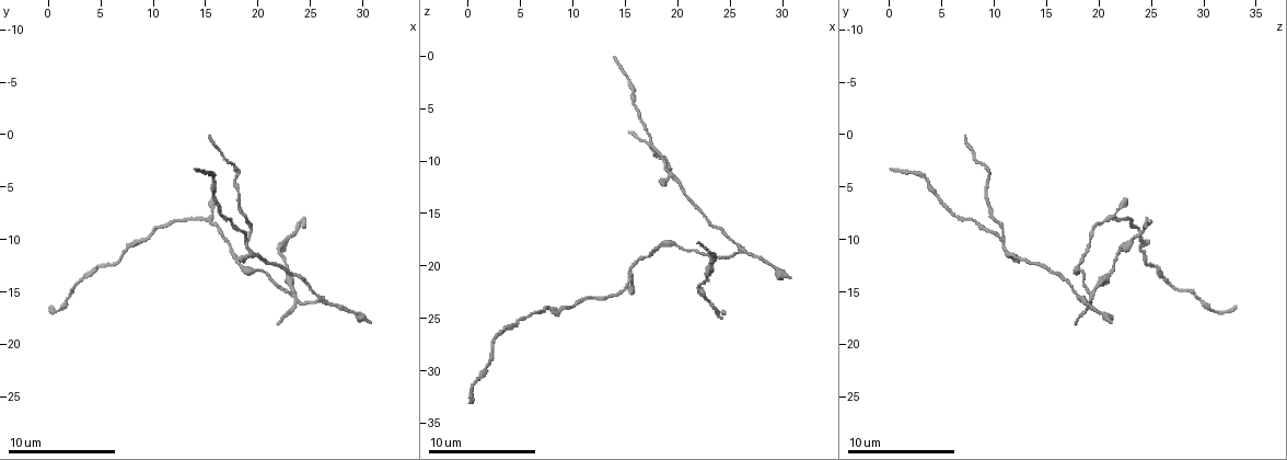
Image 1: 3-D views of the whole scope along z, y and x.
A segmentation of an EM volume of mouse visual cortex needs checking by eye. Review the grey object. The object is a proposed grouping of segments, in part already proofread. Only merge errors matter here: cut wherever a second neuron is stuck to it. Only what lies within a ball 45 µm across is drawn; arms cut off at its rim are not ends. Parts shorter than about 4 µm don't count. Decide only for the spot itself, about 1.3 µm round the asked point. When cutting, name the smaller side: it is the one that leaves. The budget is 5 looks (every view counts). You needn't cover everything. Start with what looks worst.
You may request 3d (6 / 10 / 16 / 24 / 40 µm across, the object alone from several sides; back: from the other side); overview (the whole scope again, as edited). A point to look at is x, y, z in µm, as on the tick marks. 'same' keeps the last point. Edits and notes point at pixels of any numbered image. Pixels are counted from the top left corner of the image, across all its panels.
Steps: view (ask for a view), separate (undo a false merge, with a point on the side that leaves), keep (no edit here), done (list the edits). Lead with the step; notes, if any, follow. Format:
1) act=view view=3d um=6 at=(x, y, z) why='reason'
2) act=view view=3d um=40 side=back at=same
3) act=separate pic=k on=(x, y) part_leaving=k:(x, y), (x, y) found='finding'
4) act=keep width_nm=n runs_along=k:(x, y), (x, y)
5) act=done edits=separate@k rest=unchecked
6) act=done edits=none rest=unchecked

act=view view=3d um=6 at=(23.4, 15.0, 19.6) why='arms part here'

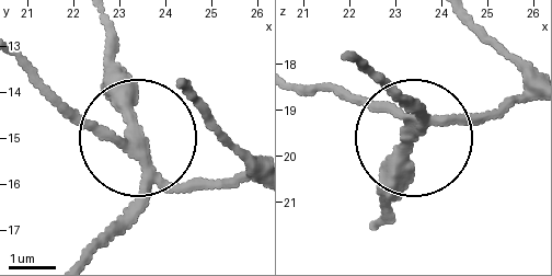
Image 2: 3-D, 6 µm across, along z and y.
act=separate pic=2 on=(118, 104) part_leaving=2:(139, 162), (139, 95), (111, 24) found='a second neuron is stuck on'

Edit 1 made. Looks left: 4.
act=view view=3d um=10 at=(15.2, 8.0, 22.0) why='thick turns thin'

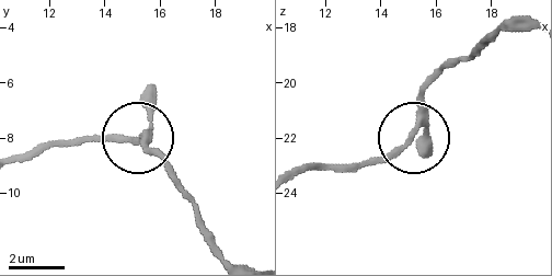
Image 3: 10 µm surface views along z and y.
act=keep arms=3 runs_along=3:(514, 25), (428, 89), (407, 140), (353, 167) found='all the same neuron'

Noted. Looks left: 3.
act=view view=3d um=6 at=(2.8, 13.8, 26.4) why='thick turns thin'

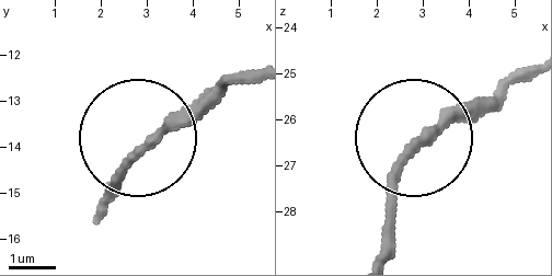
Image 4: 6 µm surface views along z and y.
act=view view=3d um=6 side=back at=(2.95, 13.95, 26.40)

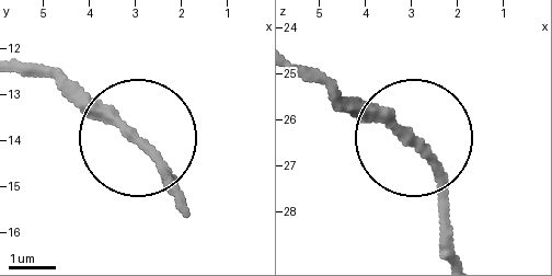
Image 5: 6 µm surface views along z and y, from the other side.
act=keep width_nm=180 runs_along=5:(20, 69), (67, 77), (114, 108), (181, 198) found='all the same neuron'

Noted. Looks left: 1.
act=done edits=separate@2 rest=unchecked

